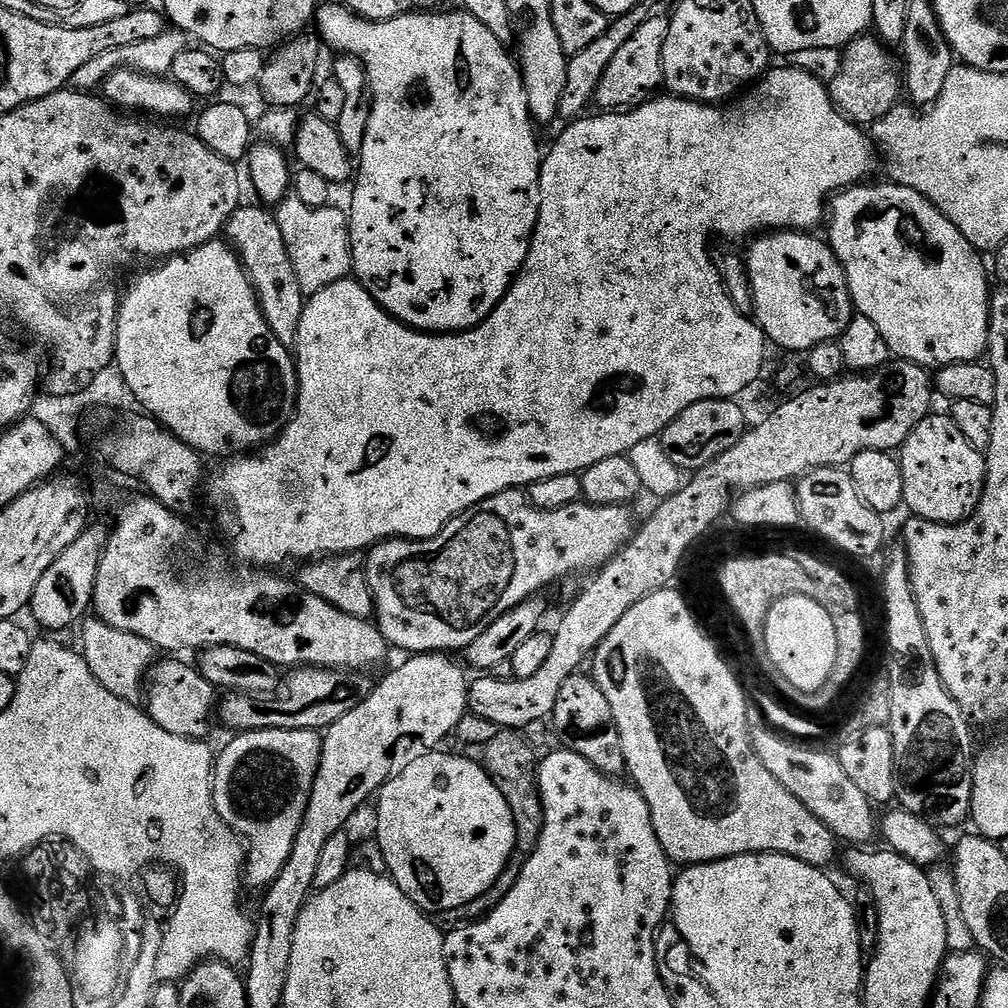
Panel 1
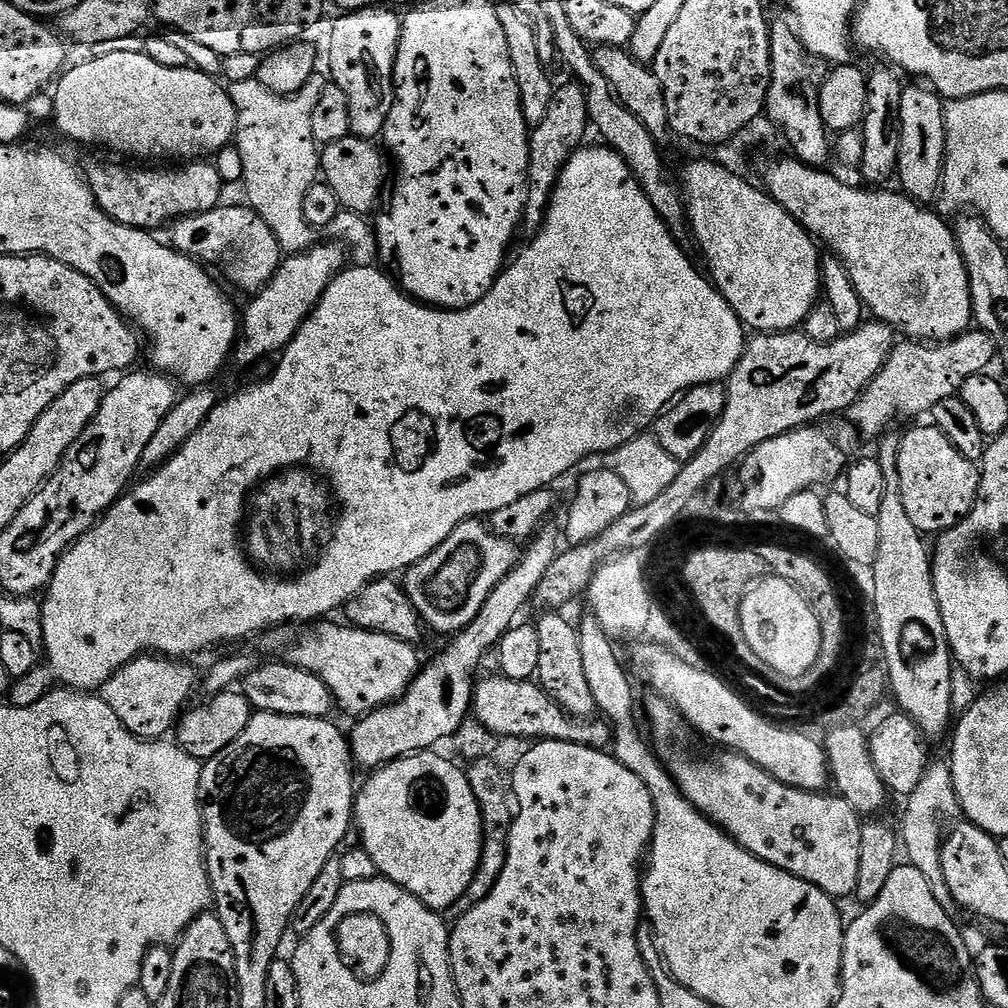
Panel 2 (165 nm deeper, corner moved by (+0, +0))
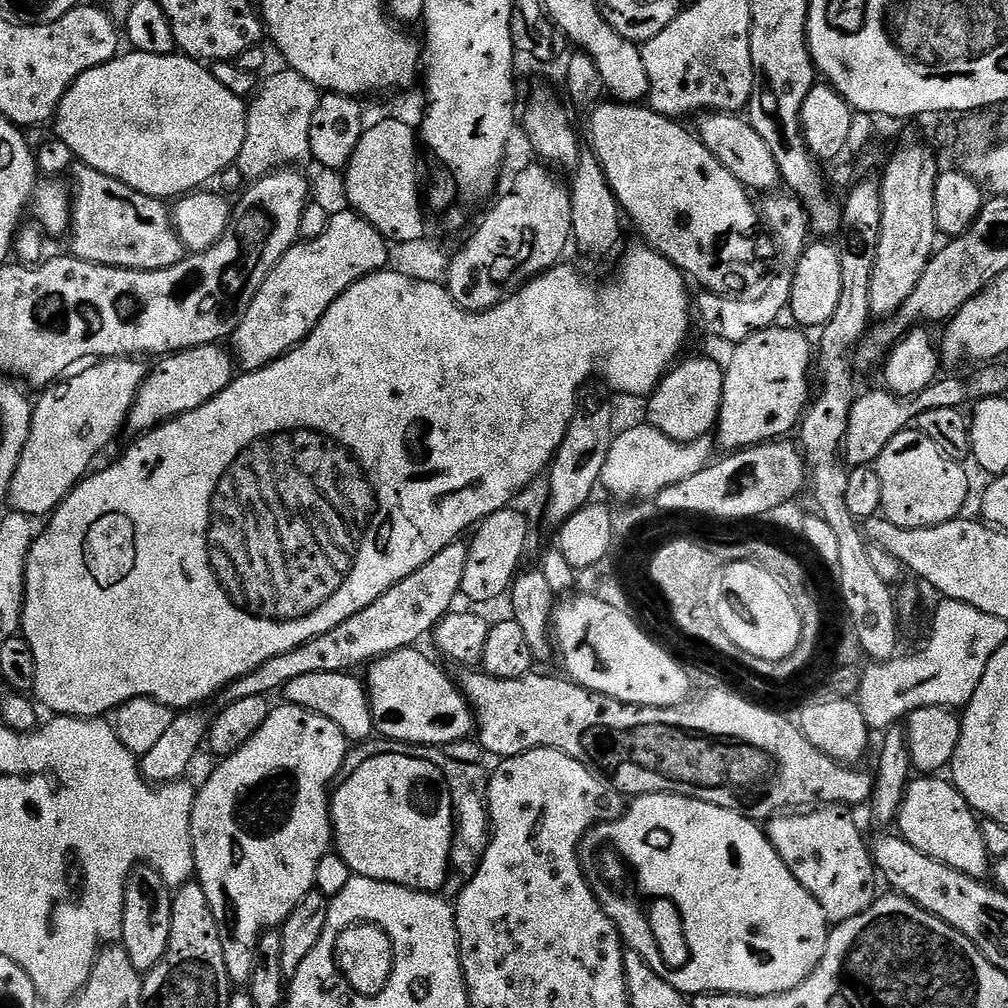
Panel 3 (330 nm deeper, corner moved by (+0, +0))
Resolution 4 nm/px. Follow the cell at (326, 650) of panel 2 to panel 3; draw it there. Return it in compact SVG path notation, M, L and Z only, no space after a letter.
M419 647L403 648L367 665L366 687L368 701L372 711L372 727L383 739L401 740L407 744L427 744L429 746L443 746L450 742L467 740L474 732L474 717L468 700L460 691L457 681L451 680L430 657L419 652Z

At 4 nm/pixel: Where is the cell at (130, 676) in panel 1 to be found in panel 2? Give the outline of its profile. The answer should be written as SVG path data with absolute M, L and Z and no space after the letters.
M141 654L116 671L103 684L100 695L132 736L143 740L161 739L175 727L184 702L195 682L197 685L198 676L196 680L196 672L188 664L191 663L159 654Z

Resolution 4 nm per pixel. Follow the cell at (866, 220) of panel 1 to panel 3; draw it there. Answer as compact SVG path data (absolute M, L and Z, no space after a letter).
M714 112L701 115L699 120L700 141L707 146L710 154L714 154L714 158L718 158L718 162L722 162L722 166L726 166L726 170L730 170L730 174L734 174L734 178L738 178L738 182L745 188L753 193L768 194L781 183L778 162L774 162L774 154L770 154L770 146L762 142L758 130L754 130L743 115Z

